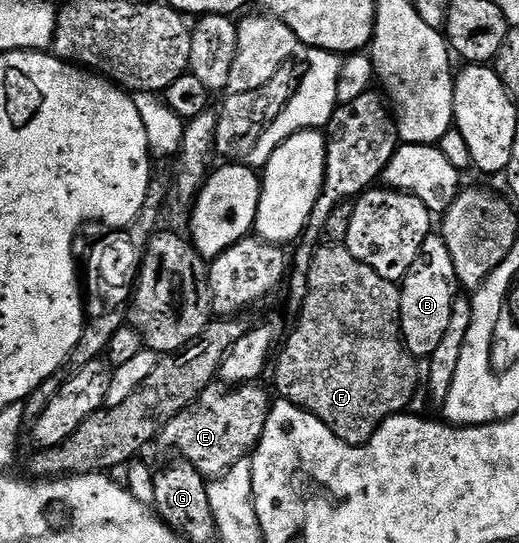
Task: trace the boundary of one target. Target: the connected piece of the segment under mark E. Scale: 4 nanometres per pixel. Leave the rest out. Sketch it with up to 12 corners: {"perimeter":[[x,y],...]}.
{"perimeter":[[217,381],[160,431],[209,480],[249,458],[270,398]]}

